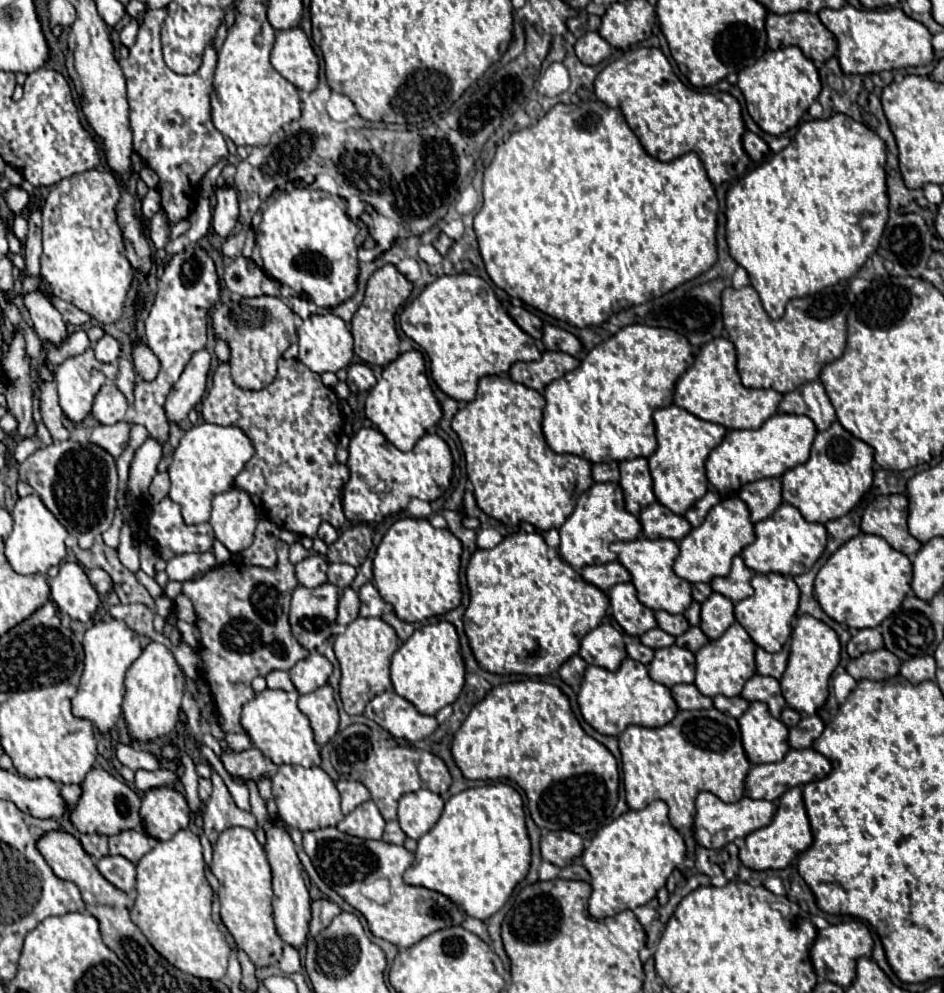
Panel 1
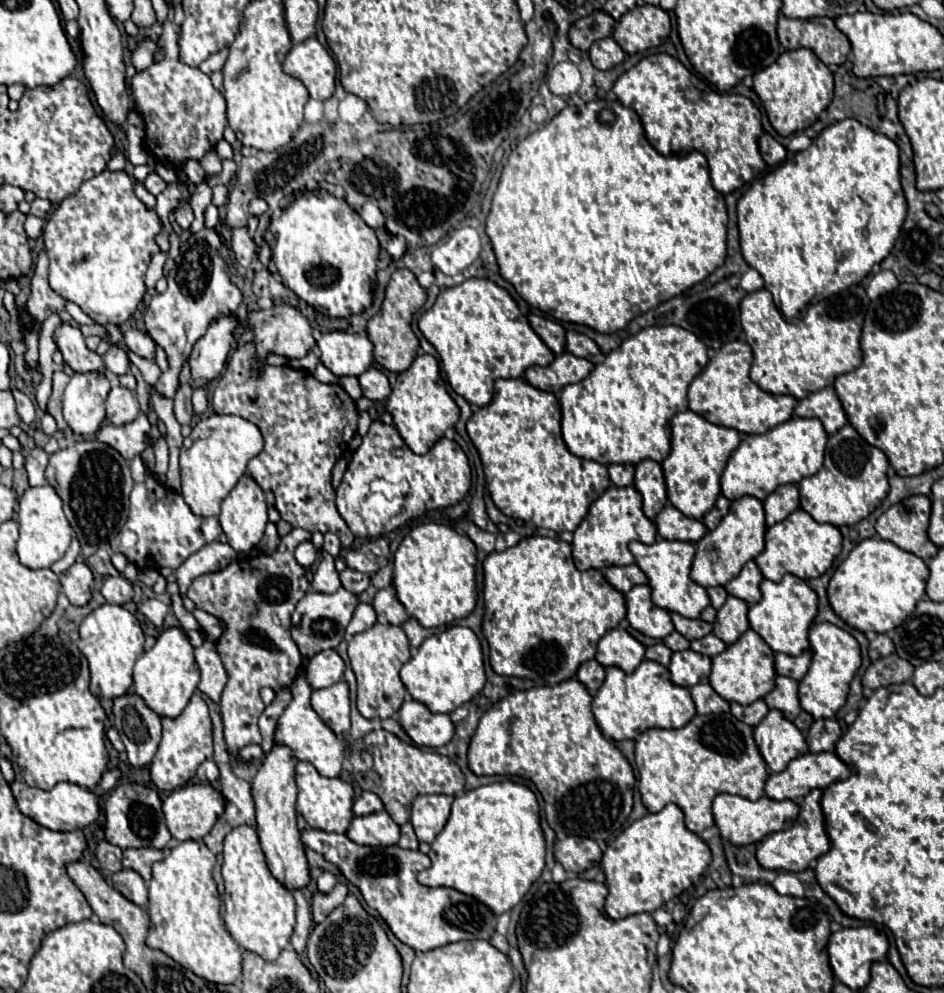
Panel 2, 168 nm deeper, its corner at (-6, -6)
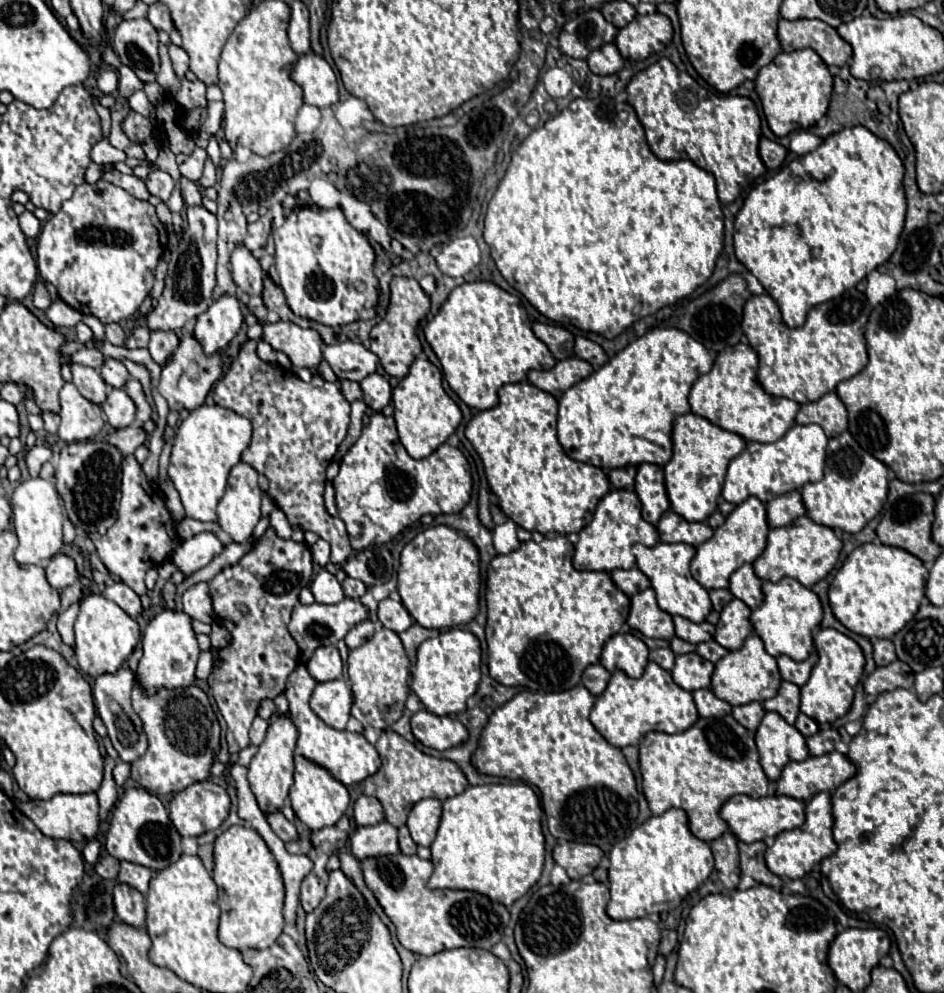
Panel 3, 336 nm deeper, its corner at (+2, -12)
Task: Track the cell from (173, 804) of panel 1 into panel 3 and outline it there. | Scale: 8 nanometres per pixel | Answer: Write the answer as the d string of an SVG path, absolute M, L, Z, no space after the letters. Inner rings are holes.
M201 781L173 795L169 815L183 837L197 837L217 829L227 819L229 807L231 797L225 787L213 781Z

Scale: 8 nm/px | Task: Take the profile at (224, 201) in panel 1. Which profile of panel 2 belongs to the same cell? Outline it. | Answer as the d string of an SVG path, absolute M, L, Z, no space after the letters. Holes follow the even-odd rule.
M243 227L243 229L233 229L233 231L231 231L231 249L233 249L233 253L235 253L237 263L243 265L243 267L249 267L251 259L253 259L257 253L255 253L255 243L253 243L253 239L249 237L247 227Z

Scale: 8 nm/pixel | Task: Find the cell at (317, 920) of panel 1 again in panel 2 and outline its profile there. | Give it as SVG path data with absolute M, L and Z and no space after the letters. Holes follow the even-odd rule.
M337 885L333 889L333 893L329 893L329 895L317 893L313 897L313 921L315 921L315 925L323 923L331 911L335 911L339 905L343 905L345 897L347 897L347 887L343 887L343 885Z

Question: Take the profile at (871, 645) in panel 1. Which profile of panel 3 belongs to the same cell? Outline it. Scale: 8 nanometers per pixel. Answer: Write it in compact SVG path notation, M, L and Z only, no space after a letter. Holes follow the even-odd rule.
M873 639L873 657L877 665L887 665L897 659L895 645L891 639Z

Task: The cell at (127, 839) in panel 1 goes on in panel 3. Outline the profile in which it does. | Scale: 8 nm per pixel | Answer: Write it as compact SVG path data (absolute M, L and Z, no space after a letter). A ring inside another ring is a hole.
M123 861L121 863L121 871L119 871L119 881L137 889L139 893L147 895L147 889L149 889L149 881L151 877L155 875L155 871L143 867L143 865L135 865L135 863L129 863L129 861Z

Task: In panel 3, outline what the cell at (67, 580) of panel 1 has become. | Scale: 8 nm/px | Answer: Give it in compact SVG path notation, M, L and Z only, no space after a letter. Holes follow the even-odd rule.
M57 553L49 559L49 565L45 567L45 573L47 573L47 581L55 587L55 589L65 589L69 585L75 583L75 579L79 577L77 575L77 569L75 569L75 561L71 555L65 555L65 553Z

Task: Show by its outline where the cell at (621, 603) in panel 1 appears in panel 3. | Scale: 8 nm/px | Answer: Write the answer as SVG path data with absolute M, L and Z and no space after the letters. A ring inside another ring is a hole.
M651 587L631 597L631 611L627 623L631 629L637 629L645 637L655 637L655 639L675 637L673 617L667 611L659 609L655 591Z

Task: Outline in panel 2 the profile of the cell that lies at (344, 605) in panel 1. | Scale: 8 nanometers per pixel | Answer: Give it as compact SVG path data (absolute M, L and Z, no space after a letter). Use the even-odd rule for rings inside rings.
M359 603L355 613L353 613L353 619L351 619L349 627L347 627L347 633L349 635L357 635L357 633L369 629L375 621L377 621L377 617L375 617L373 607L369 603Z

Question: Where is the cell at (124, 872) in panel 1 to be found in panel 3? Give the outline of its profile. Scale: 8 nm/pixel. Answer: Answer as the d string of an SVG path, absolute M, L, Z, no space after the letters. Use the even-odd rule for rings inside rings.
M119 883L113 889L113 903L119 921L131 927L145 927L145 897L139 891Z

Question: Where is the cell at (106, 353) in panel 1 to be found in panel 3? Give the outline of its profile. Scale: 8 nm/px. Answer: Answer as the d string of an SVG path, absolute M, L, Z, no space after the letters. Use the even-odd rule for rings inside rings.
M105 359L103 367L101 367L101 375L105 379L105 383L109 383L115 389L123 389L125 381L129 377L129 371L125 369L125 365L117 359Z

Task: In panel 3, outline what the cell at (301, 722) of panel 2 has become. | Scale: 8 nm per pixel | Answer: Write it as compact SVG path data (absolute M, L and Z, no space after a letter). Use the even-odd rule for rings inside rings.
M299 663L295 667L295 671L289 675L287 679L287 689L285 695L289 699L289 715L293 717L297 731L299 731L299 739L297 739L297 755L303 755L319 765L323 765L325 769L331 771L333 777L337 777L341 783L345 785L353 785L353 783L361 783L367 777L375 775L375 771L379 771L381 767L381 759L377 749L365 739L363 733L349 733L349 731L339 731L333 727L327 727L327 723L323 723L323 719L319 719L315 715L315 711L311 711L309 707L309 699L311 693L315 689L317 681L309 675L309 671L305 669L303 663Z

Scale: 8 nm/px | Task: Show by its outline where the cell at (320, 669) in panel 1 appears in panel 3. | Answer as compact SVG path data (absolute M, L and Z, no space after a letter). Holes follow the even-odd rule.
M317 647L311 659L307 661L307 671L313 675L315 681L331 681L339 679L343 671L343 661L339 649L331 647Z

